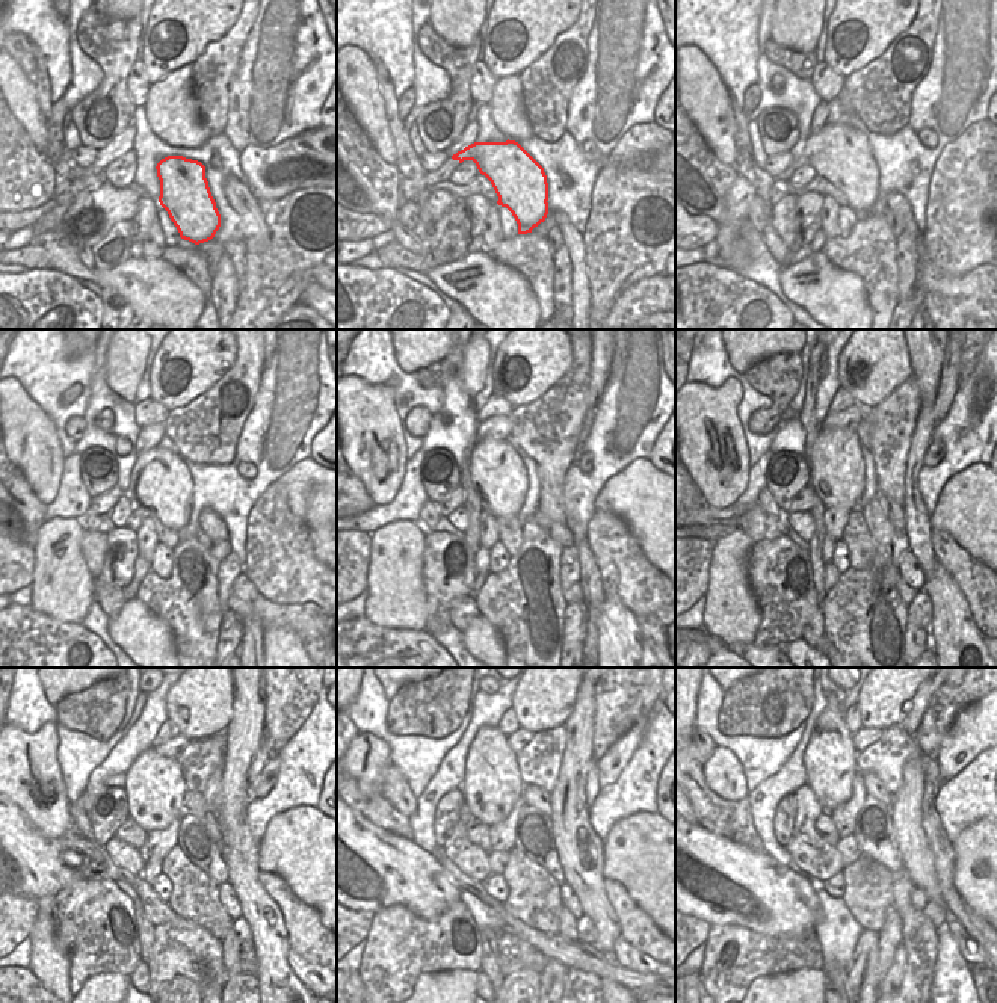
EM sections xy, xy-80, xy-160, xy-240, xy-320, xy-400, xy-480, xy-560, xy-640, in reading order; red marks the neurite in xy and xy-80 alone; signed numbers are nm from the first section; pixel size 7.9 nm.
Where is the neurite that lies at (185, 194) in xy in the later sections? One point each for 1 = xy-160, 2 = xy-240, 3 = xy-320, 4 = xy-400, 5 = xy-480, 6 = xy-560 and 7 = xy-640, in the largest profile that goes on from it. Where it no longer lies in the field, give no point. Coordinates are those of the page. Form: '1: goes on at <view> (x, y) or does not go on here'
1: goes on at xy-160 (840, 153)
2: goes on at xy-240 (160, 485)
3: goes on at xy-320 (499, 476)
4: goes on at xy-400 (836, 461)
5: goes on at xy-480 (154, 786)
6: goes on at xy-560 (491, 786)
7: goes on at xy-640 (830, 759)

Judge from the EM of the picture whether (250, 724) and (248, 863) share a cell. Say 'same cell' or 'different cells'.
same cell

